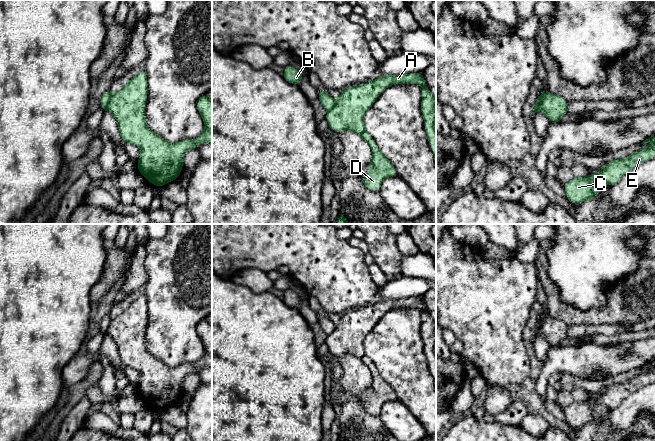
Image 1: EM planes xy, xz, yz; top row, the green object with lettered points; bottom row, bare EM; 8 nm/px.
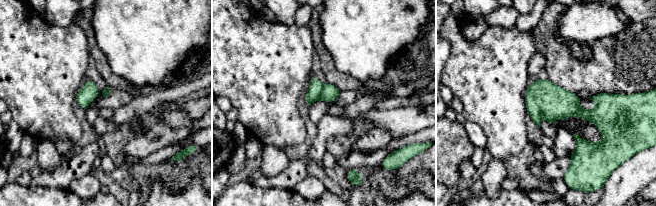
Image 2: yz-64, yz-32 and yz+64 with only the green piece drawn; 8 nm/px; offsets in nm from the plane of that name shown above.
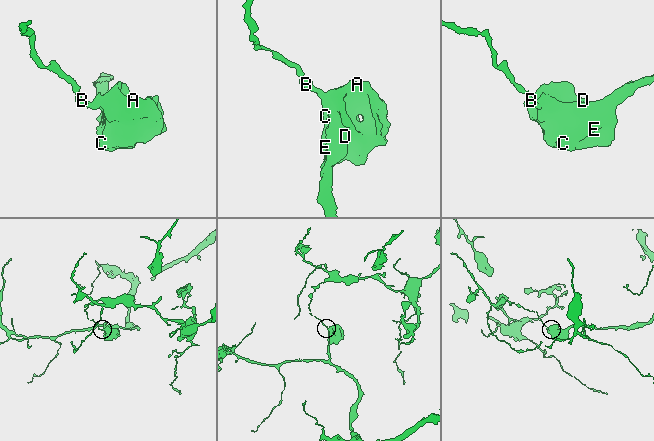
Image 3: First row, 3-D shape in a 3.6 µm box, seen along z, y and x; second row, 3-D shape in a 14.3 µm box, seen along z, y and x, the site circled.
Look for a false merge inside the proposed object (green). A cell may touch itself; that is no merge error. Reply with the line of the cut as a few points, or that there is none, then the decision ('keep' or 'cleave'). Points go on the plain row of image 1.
cut xy (111, 318), (105, 334); cleave

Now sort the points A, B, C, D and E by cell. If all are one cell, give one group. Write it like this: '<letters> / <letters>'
A C D E / B

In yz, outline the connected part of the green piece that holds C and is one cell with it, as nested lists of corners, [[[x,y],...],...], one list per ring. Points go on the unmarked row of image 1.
[[[655,368],[642,372],[623,383],[608,386],[602,394],[586,401],[573,402],[564,410],[566,422],[573,428],[595,423],[598,409],[616,408],[630,394],[655,381]]]

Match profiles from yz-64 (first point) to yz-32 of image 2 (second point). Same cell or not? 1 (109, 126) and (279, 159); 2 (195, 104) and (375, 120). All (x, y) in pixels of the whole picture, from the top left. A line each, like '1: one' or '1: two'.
1: two
2: two

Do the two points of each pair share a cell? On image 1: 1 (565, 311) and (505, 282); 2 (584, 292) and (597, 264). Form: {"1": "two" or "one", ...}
{"1": "two", "2": "one"}

